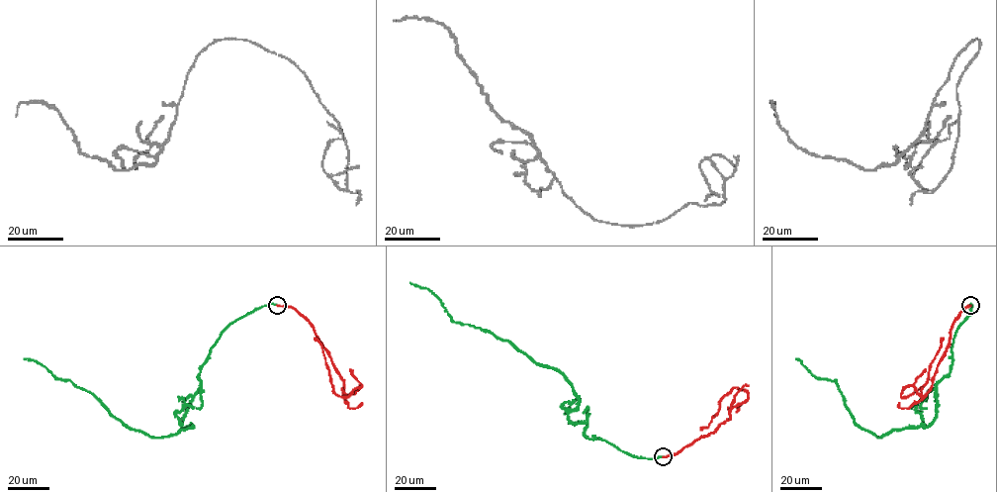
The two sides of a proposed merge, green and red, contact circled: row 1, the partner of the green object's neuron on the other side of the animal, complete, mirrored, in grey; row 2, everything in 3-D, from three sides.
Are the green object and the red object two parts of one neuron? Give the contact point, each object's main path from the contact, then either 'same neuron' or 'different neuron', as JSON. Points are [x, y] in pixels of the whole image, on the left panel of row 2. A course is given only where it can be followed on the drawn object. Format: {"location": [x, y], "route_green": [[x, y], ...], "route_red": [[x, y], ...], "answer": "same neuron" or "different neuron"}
{"location": [277, 305], "route_green": [[277, 305], [253, 310], [223, 332], [183, 421], [192, 427], [165, 437], [130, 430], [92, 394], [23, 359]], "route_red": [[277, 305], [309, 322], [343, 382], [343, 396], [354, 392], [362, 385], [346, 397], [333, 392], [315, 337]], "answer": "same neuron"}

